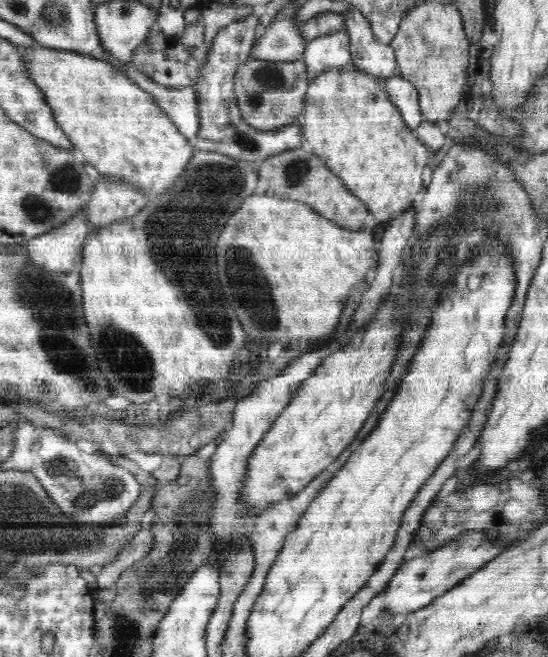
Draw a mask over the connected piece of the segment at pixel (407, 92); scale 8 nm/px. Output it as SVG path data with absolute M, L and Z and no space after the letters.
M396 74L386 79L383 89L389 96L389 100L400 111L408 129L416 129L422 124L424 118L420 113L418 91L410 81Z

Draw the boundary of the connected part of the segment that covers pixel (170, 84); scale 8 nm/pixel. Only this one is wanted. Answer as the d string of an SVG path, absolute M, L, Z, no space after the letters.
M156 27L152 28L144 42L134 50L131 64L152 82L164 88L194 87L202 69L202 65L194 59L190 50L186 49L178 38L166 37L165 33Z

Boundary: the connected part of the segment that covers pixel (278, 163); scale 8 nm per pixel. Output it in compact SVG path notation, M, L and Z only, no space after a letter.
M302 148L283 151L266 159L256 171L258 177L268 179L269 192L286 200L299 200L342 228L361 230L368 220L369 210L363 201L346 189L342 180L316 154L307 154Z

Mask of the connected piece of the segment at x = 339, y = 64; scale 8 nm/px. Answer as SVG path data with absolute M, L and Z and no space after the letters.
M343 29L324 34L306 43L302 59L307 66L307 77L310 80L320 76L328 68L342 68L351 62L350 37Z

